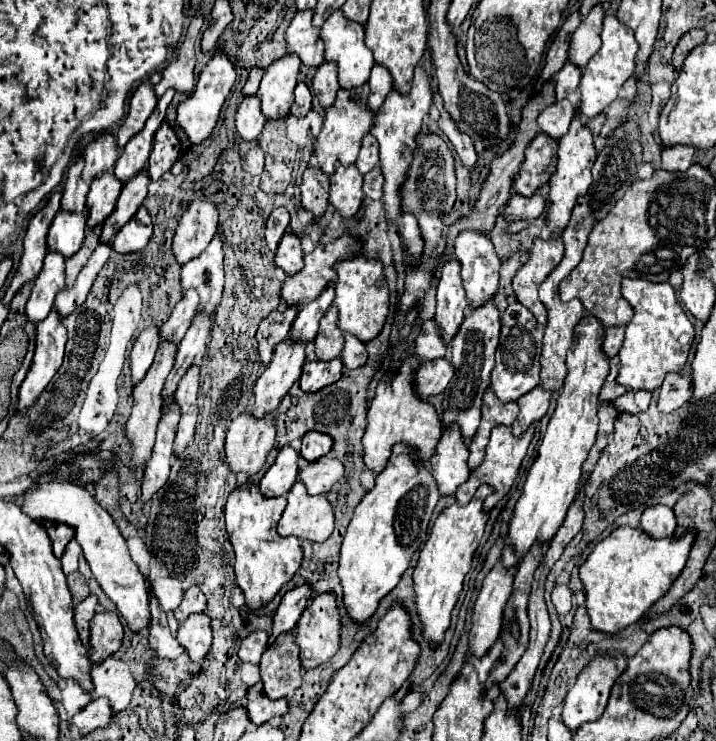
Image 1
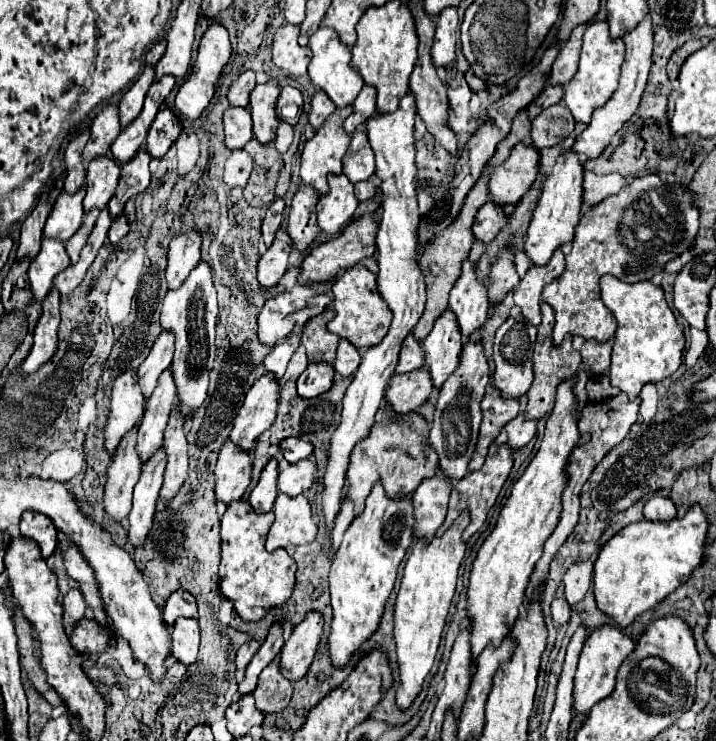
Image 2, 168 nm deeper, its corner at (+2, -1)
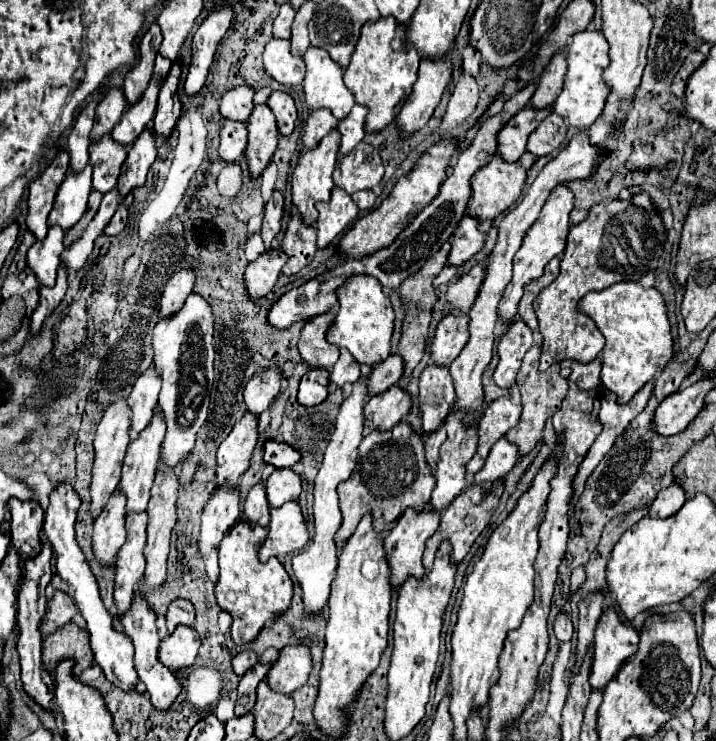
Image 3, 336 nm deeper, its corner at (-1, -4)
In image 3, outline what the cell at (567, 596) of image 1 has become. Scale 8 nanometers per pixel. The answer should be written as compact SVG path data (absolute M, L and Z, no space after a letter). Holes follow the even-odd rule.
M559 612L557 618L555 618L555 624L553 624L553 630L555 630L555 636L557 636L561 642L569 642L569 640L573 638L571 618L569 618L565 612Z

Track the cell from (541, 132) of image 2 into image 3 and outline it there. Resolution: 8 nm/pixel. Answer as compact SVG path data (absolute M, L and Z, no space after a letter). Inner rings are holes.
M551 112L539 124L539 128L529 136L527 150L531 154L535 154L535 156L553 154L565 142L565 136L567 136L567 124L565 124L565 120L559 114Z

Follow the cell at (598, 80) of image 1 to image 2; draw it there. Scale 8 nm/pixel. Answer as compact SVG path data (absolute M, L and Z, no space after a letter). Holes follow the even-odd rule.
M592 21L588 23L584 37L582 37L582 51L580 51L580 61L578 61L578 71L572 77L572 81L568 81L568 85L564 85L564 105L572 111L574 119L580 123L586 123L592 119L594 109L602 107L612 93L618 87L618 77L620 77L620 65L624 61L624 41L612 41L610 39L610 31L608 31L608 23L606 21Z

